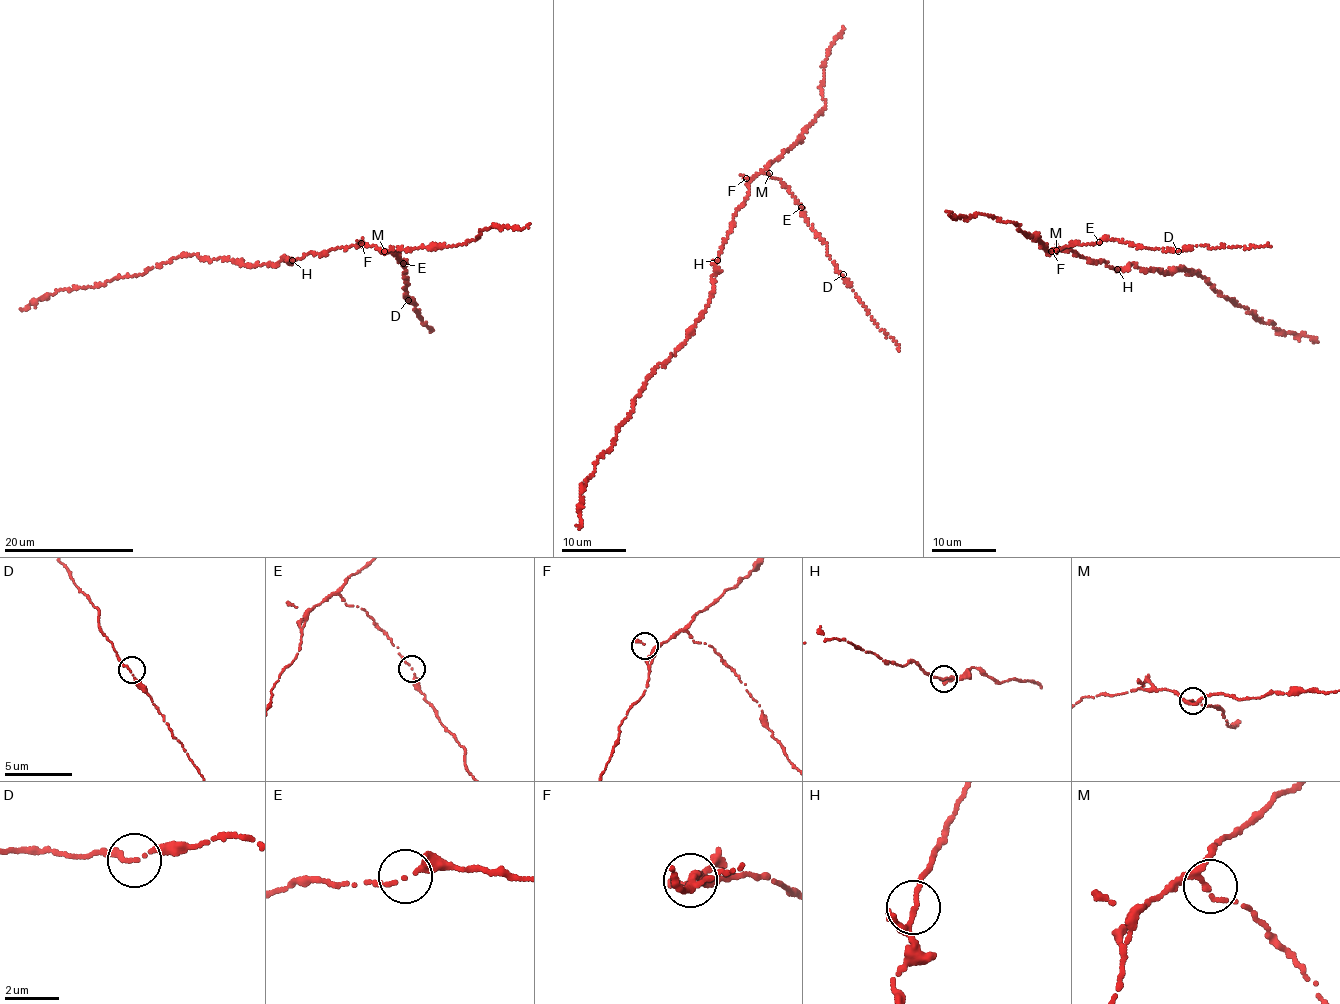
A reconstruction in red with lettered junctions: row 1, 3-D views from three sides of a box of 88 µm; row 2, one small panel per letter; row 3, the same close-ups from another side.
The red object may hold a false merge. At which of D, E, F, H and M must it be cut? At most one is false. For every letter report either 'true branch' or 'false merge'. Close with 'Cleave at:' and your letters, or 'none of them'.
D: true branch
E: true branch
F: true branch
H: true branch
M: true branch
Cleave at: none of them

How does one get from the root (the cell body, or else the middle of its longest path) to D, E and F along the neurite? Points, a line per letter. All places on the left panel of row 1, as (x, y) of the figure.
D: (292, 261), (332, 249), (372, 245), (404, 262), (407, 286), (402, 289), (408, 300)
E: (292, 261), (311, 253), (327, 254), (332, 249), (366, 244), (381, 252), (395, 254), (403, 263)
F: (292, 261), (311, 253), (327, 254), (332, 249), (363, 246), (361, 243)

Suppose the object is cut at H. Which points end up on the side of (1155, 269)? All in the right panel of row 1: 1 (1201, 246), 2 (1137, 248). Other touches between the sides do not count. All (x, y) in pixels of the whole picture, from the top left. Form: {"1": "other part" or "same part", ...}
{"1": "other part", "2": "other part"}

